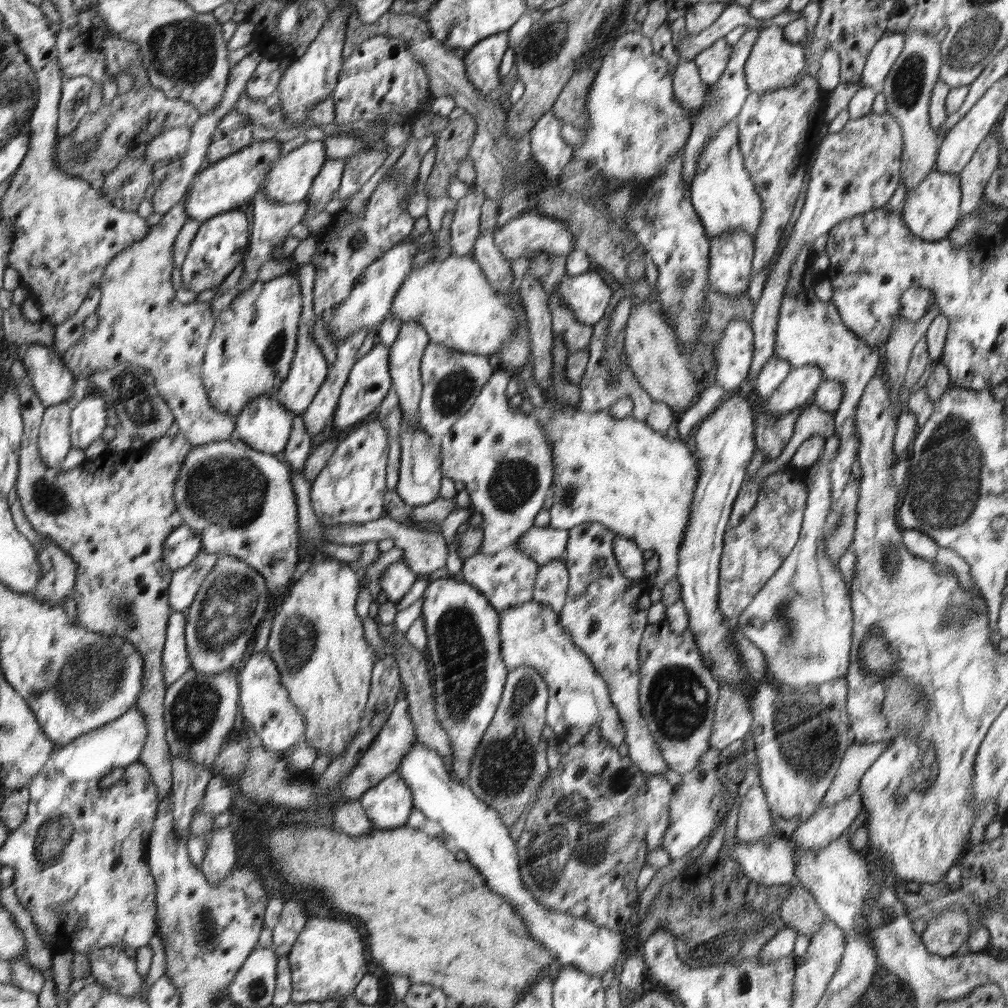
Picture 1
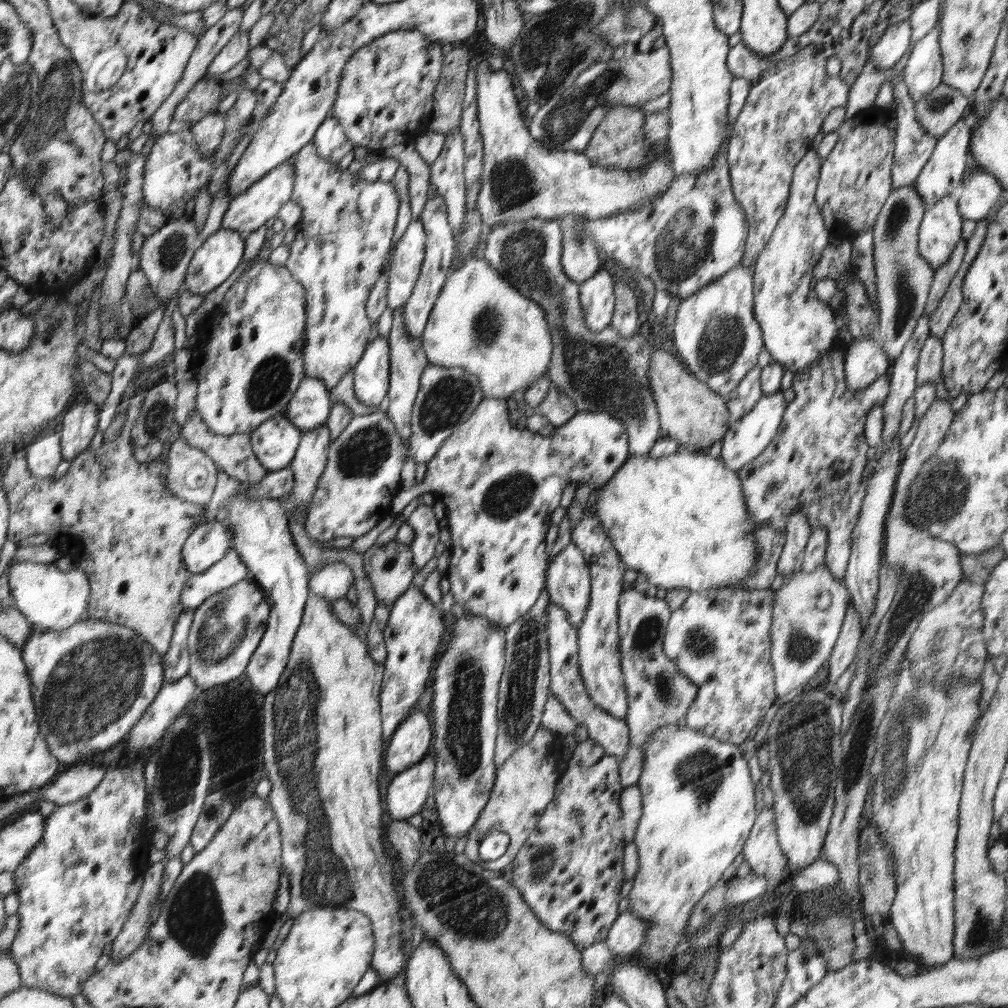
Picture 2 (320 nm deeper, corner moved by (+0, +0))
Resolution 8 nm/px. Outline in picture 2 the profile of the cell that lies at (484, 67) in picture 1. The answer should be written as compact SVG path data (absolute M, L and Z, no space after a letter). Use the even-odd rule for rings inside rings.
M485 57L476 68L476 94L477 119L483 141L480 178L482 188L479 201L476 202L476 210L479 211L482 221L491 228L508 223L533 223L535 218L558 219L577 214L594 220L618 212L640 210L643 206L656 202L656 198L660 198L660 194L664 194L664 189L676 178L670 165L669 149L665 149L665 154L661 154L660 158L656 158L646 168L622 170L598 166L585 152L546 150L544 144L536 144L537 141L528 134L530 128L526 128L526 124L522 122L520 110L516 106L516 96L512 92L510 76L502 69L498 72L492 71L488 58Z

